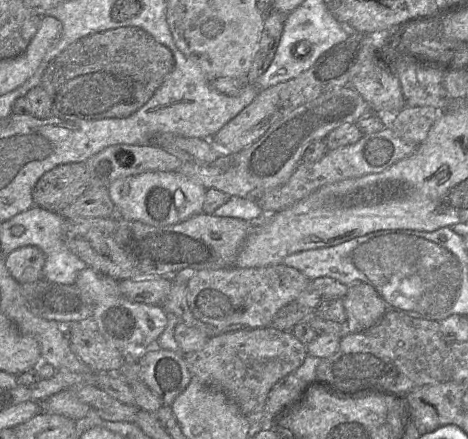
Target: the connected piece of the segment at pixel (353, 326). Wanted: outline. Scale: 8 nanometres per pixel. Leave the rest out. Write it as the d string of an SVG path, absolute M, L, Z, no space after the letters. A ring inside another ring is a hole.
M364 282L349 285L343 301L350 333L372 327L387 312L385 301L375 287Z

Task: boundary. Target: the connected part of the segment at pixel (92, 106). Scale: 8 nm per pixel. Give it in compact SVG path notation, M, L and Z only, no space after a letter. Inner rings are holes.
M121 27L82 37L68 46L47 66L41 86L48 93L52 114L62 120L126 118L144 106L173 71L172 51L139 27Z

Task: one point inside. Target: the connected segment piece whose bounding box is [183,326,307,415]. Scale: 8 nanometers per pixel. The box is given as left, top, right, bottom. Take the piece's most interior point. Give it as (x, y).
(245, 364)

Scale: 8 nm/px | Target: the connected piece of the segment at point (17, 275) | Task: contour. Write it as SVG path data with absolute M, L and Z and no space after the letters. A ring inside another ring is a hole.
M23 246L10 252L5 257L5 264L10 274L20 284L42 279L45 253L37 246Z

